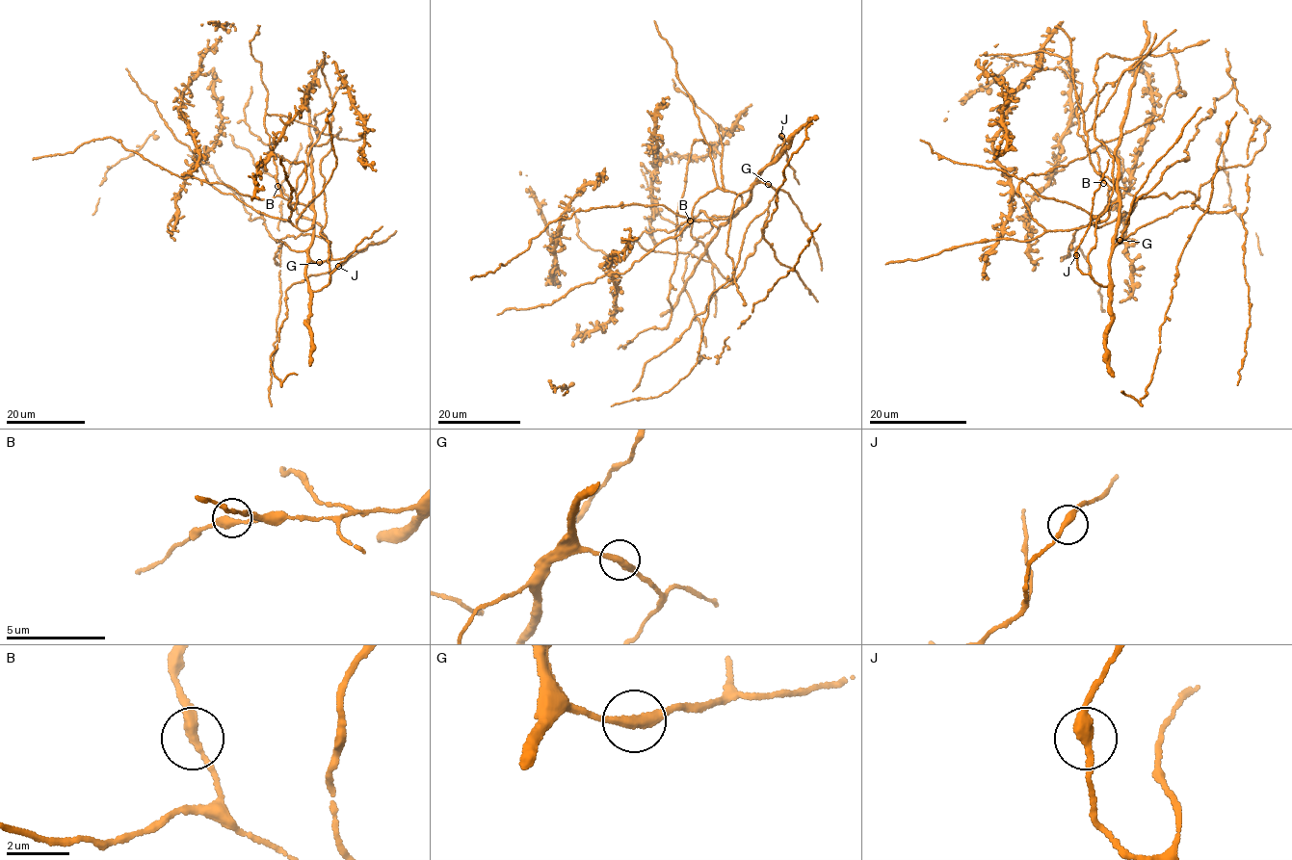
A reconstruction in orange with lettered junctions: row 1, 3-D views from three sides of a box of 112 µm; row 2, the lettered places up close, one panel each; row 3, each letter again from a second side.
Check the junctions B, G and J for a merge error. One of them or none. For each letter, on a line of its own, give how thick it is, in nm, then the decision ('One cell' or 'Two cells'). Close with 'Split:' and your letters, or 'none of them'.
B: Thickness 320 nm. One cell
G: Thickness 320 nm. One cell
J: Thickness 320 nm. One cell
Split: none of them

